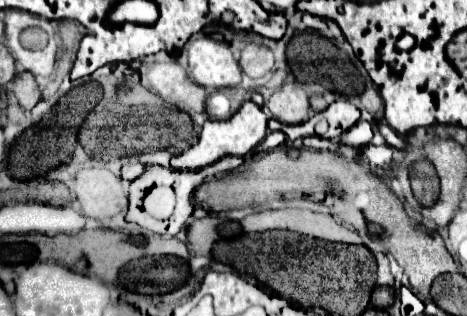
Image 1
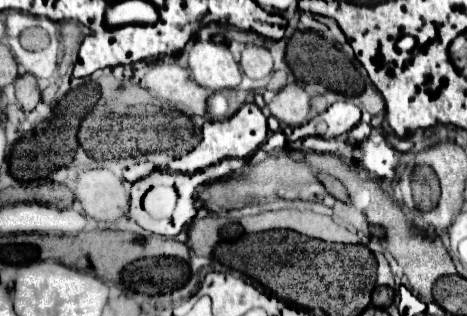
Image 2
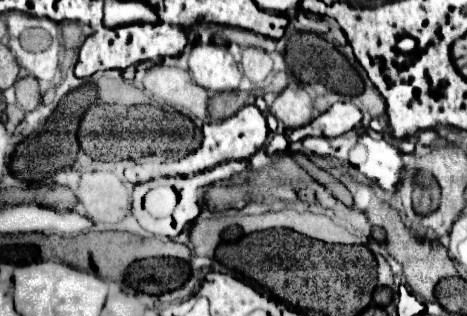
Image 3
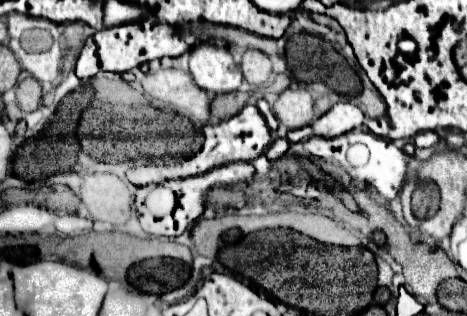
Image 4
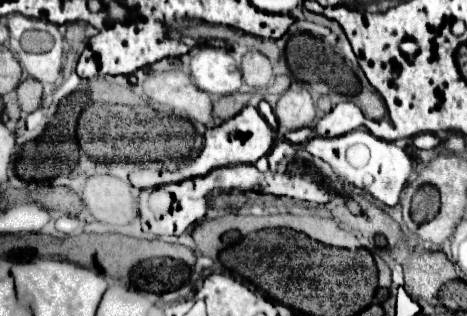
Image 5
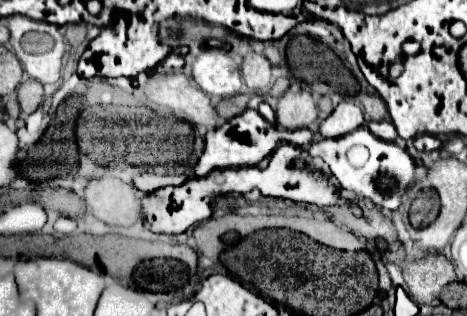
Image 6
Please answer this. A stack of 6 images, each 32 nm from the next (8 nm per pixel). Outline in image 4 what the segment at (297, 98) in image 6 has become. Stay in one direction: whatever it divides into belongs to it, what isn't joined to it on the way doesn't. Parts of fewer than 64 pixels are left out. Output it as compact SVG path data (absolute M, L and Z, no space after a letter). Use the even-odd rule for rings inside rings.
M292 82L278 96L272 112L286 130L296 130L308 126L314 120L314 102L300 82Z

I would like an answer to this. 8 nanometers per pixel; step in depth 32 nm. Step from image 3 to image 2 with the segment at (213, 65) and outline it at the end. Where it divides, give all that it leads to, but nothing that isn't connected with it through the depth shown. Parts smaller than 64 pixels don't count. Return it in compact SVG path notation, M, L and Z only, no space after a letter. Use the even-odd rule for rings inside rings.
M190 40L190 74L192 78L210 90L236 88L240 84L242 72L238 62L226 44L218 44L212 40Z

